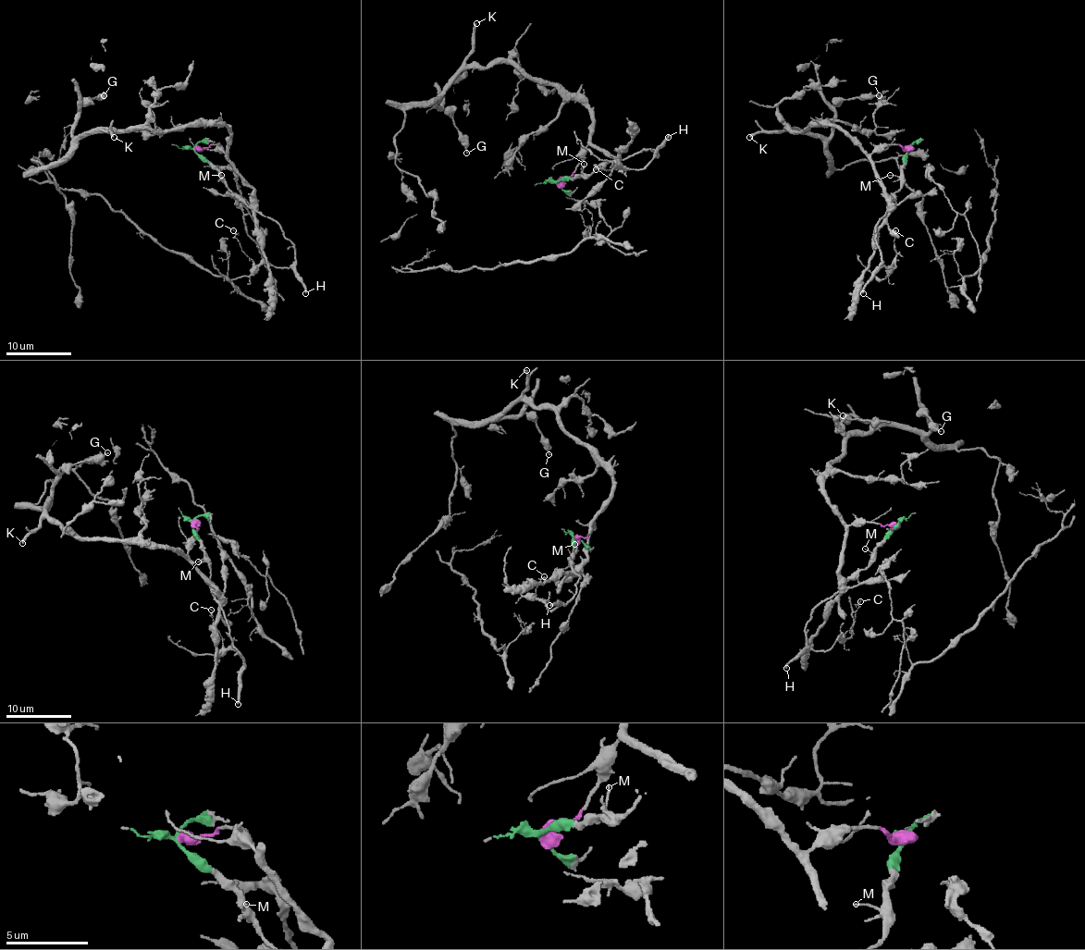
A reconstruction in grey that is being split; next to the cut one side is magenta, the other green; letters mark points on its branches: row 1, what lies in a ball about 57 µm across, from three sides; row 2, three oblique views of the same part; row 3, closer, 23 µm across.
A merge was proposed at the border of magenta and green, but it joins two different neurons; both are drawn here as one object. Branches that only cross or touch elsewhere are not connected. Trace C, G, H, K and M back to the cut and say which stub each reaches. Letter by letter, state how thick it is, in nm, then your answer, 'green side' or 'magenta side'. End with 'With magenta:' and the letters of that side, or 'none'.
C: 90 nm | green side
G: 190 nm | magenta side
H: 260 nm | green side
K: 280 nm | magenta side
M: 110 nm | green side
With magenta: G, K

